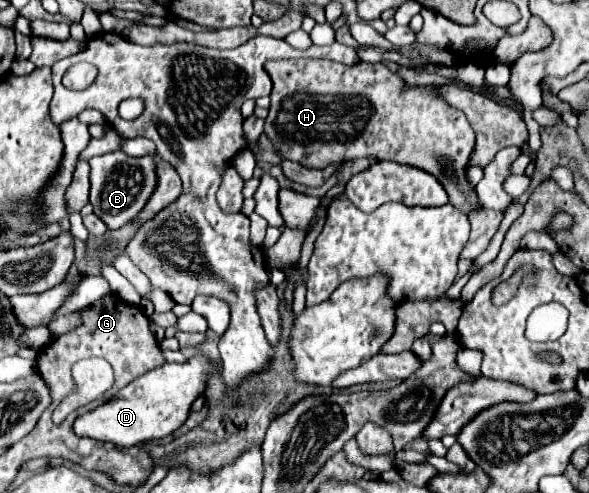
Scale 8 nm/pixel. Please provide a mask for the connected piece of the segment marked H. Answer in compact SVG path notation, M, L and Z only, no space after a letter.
M297 58L265 64L271 80L271 108L265 118L265 134L273 140L275 148L289 160L305 164L305 168L327 168L337 162L355 160L361 156L375 156L377 160L391 160L399 164L417 166L431 172L449 194L453 206L461 212L479 208L475 192L467 186L465 168L469 154L475 146L475 132L467 116L449 106L445 100L433 94L433 86L413 88L403 94L403 80L393 74L383 62L359 62L349 68L325 58Z

